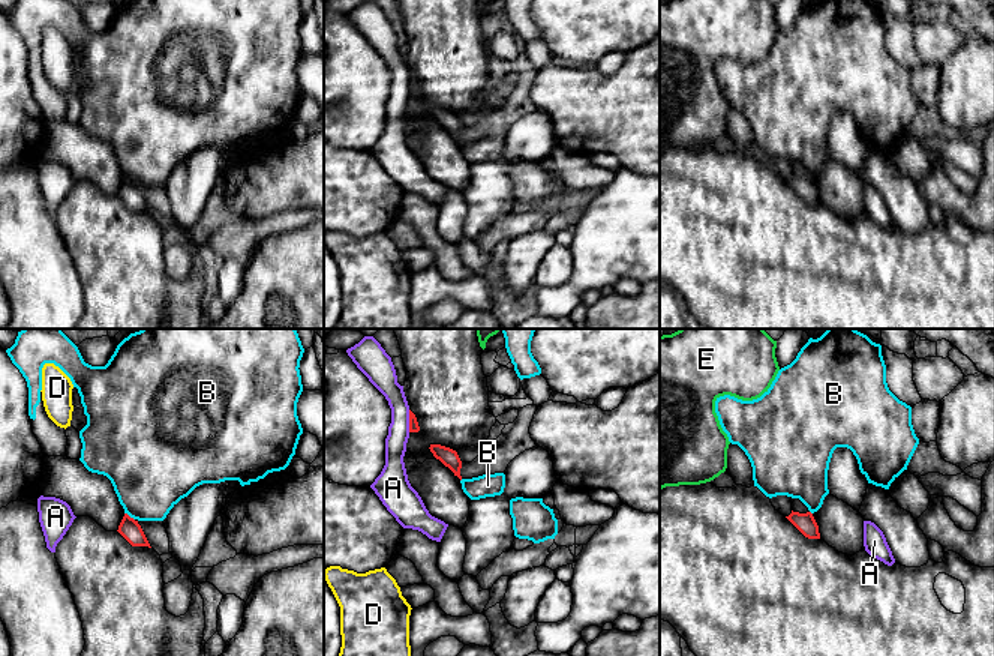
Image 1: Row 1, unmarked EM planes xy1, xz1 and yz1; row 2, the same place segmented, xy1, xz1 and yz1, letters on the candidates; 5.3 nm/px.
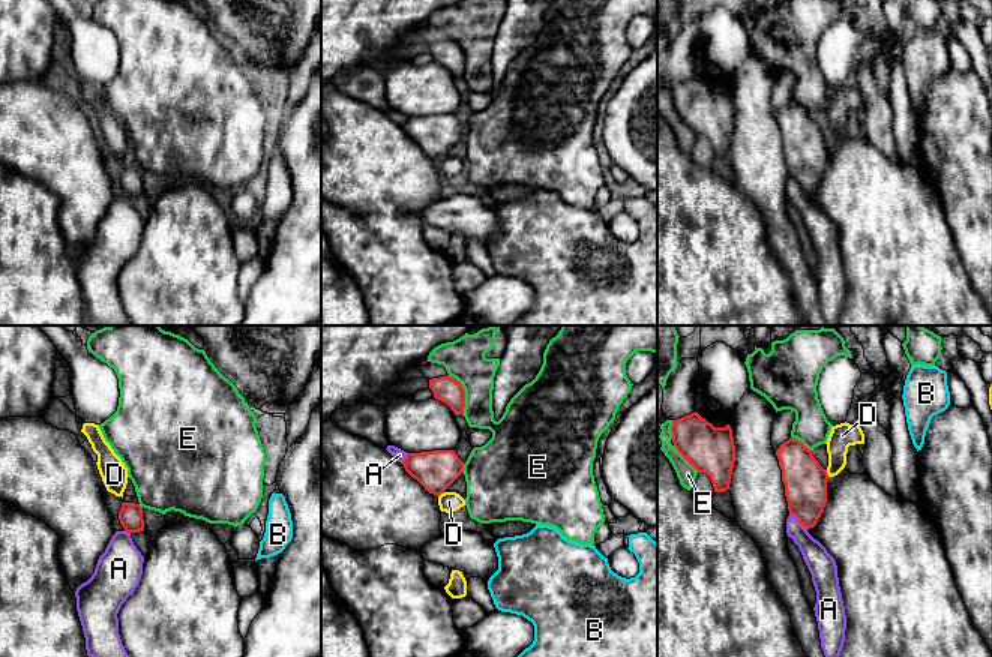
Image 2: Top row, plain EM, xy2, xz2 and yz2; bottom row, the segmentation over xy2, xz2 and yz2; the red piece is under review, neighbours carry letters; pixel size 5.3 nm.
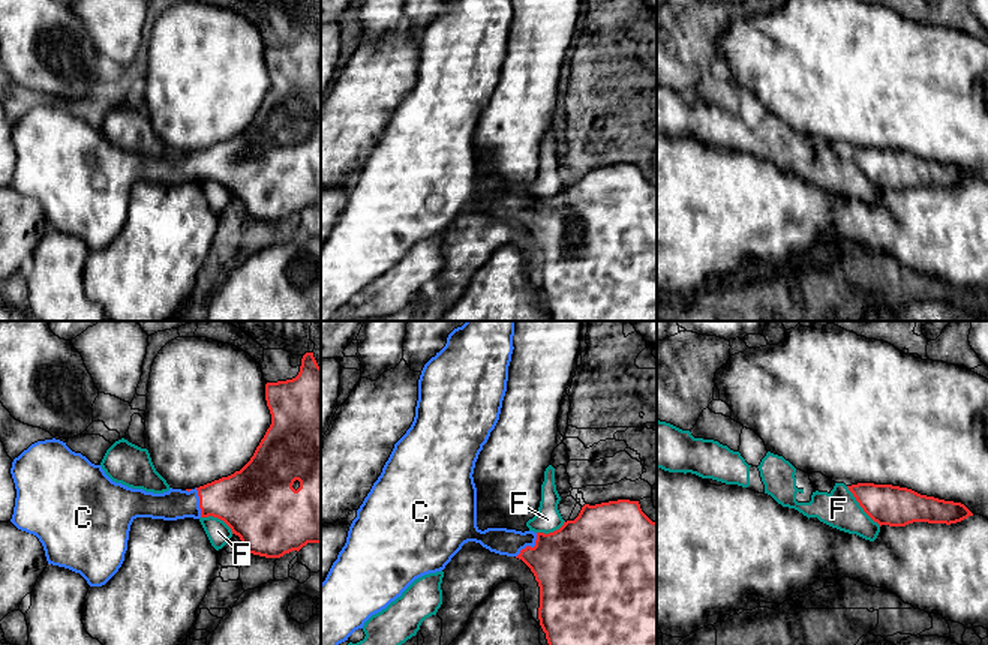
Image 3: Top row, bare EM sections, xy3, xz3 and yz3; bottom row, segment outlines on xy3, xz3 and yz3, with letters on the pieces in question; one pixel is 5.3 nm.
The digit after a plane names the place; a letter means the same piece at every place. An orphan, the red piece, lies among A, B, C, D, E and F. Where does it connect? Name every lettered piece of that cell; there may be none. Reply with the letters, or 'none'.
C

